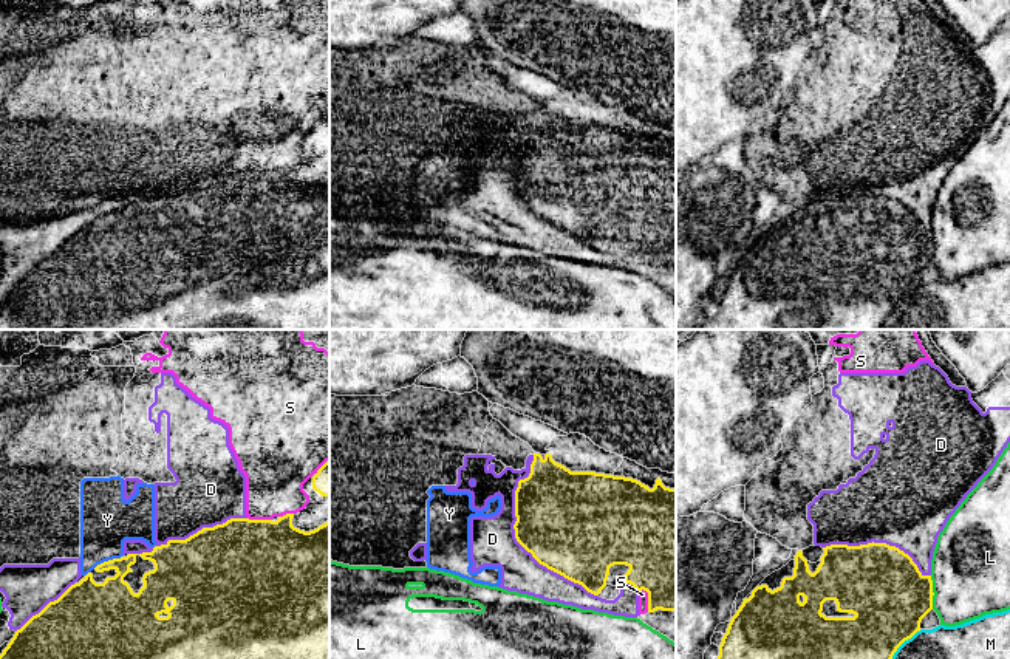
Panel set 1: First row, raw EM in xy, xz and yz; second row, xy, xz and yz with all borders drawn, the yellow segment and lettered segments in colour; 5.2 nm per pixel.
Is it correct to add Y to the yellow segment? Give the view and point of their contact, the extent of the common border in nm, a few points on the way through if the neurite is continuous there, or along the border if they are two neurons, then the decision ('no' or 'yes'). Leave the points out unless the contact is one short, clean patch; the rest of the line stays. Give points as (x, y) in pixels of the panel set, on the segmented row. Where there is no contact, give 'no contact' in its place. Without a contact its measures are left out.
meets yellow in xy at (109, 560); contact 170 nm long; no

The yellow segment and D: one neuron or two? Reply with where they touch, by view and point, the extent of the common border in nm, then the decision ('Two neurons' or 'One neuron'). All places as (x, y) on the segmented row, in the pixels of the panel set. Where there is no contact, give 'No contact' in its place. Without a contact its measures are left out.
Touches yellow at xz (515, 537). Shared border 800 nm. Two neurons

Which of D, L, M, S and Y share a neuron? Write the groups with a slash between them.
D S Y / L / M

